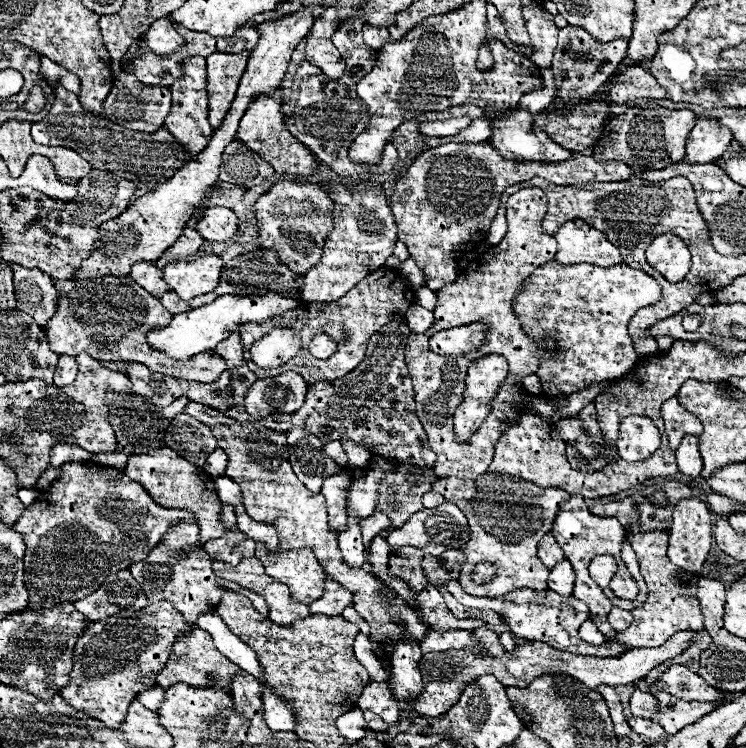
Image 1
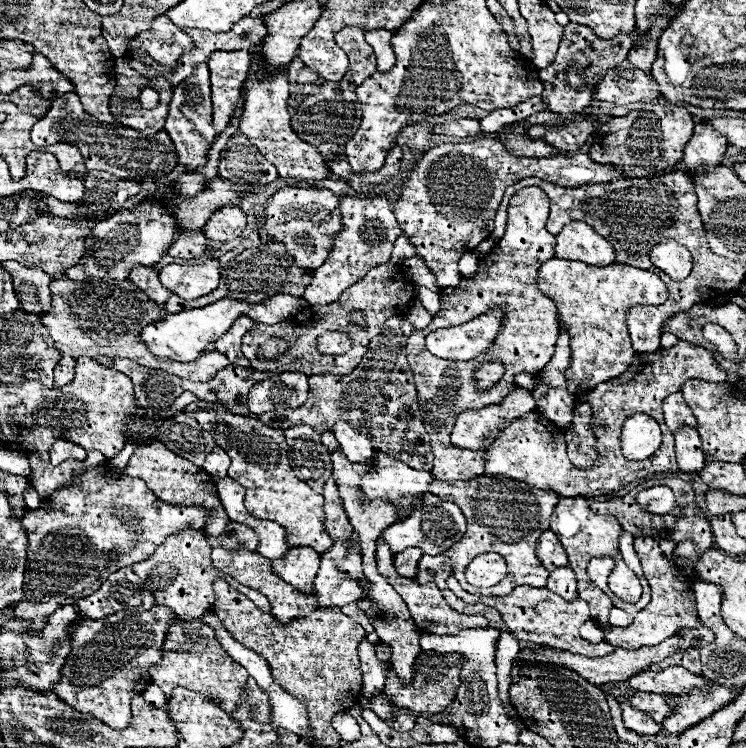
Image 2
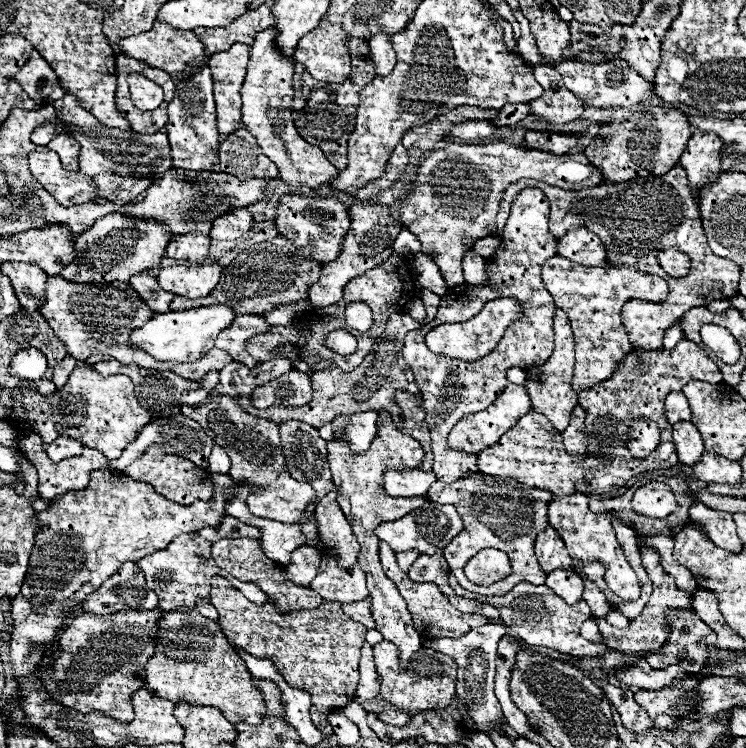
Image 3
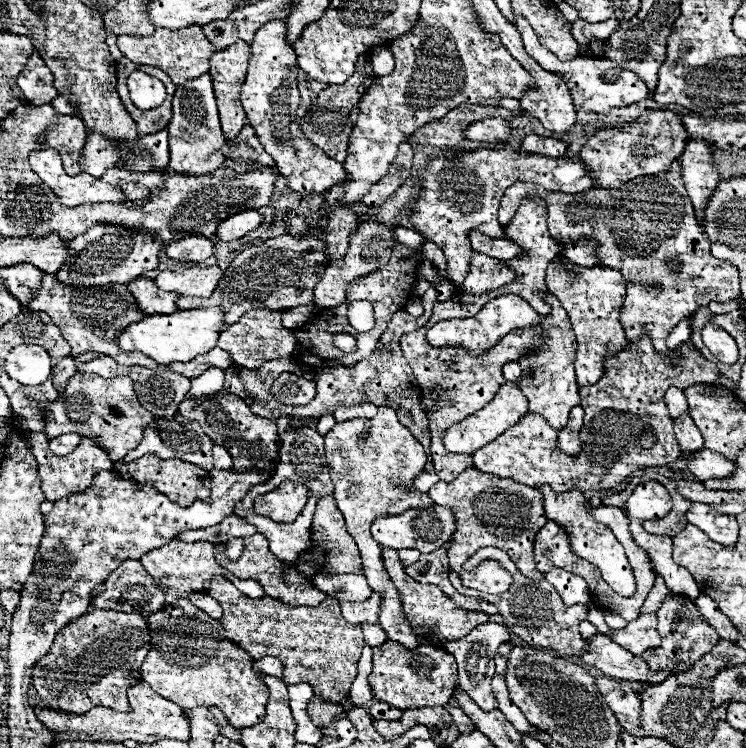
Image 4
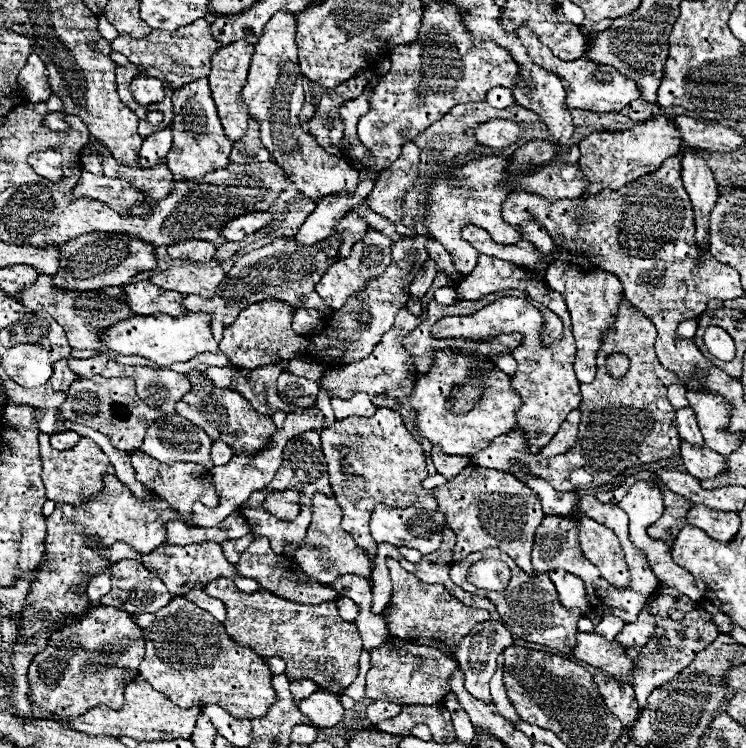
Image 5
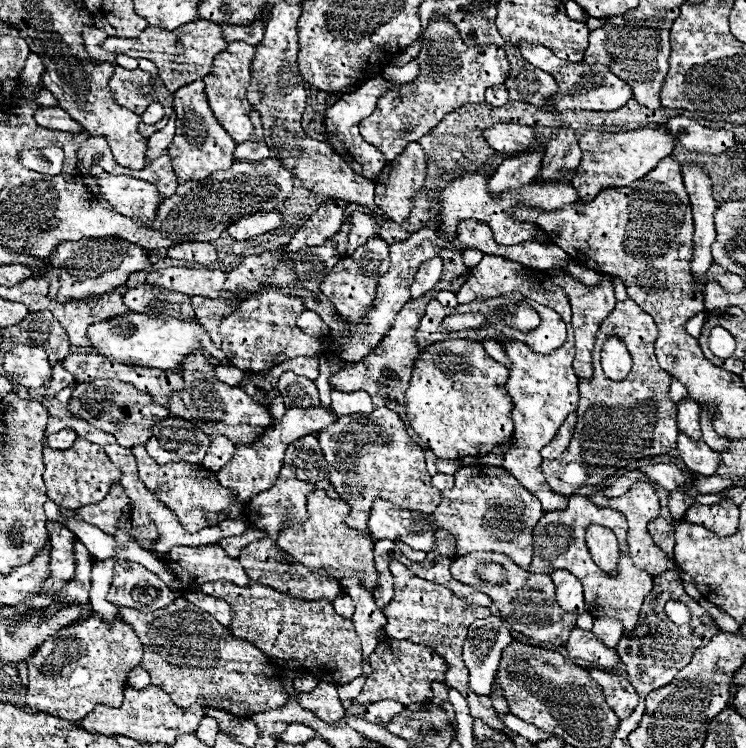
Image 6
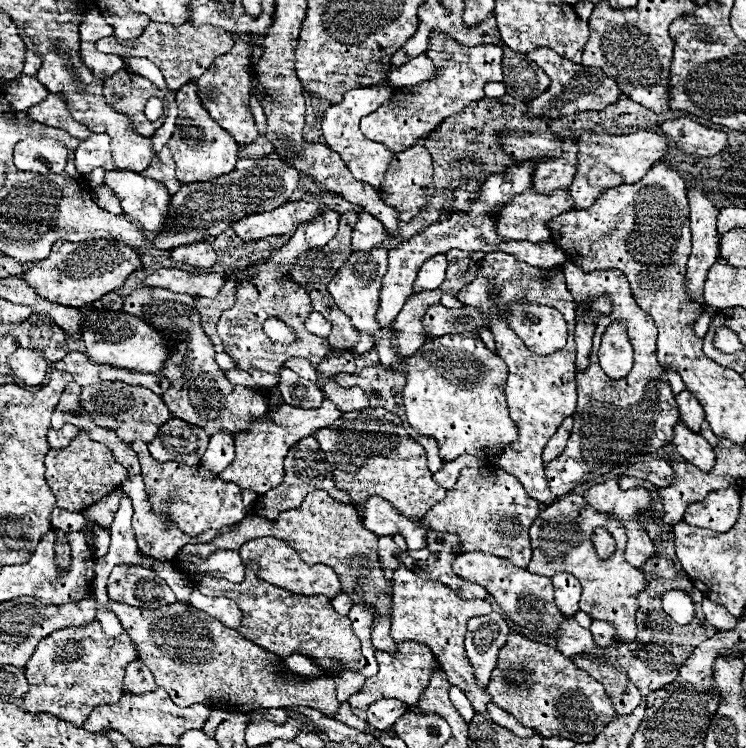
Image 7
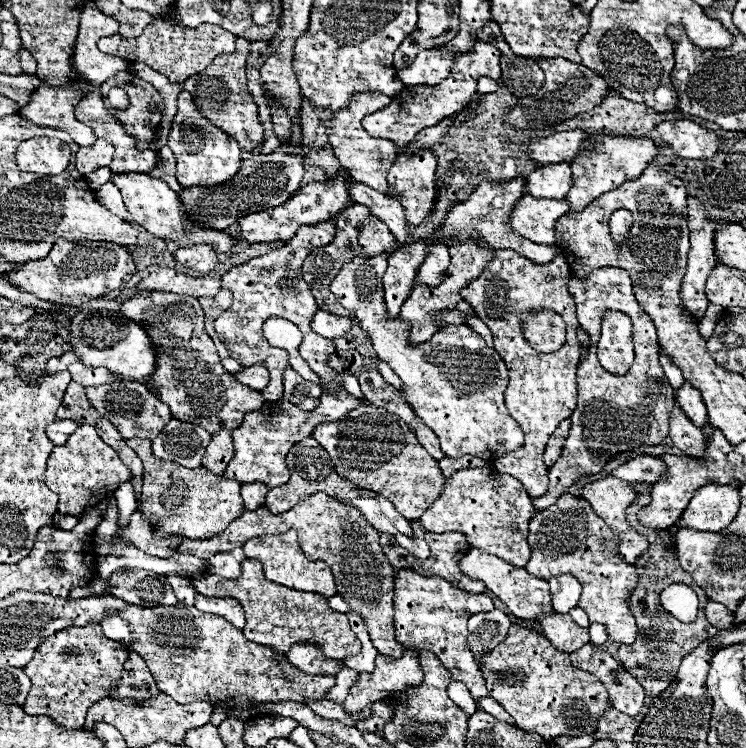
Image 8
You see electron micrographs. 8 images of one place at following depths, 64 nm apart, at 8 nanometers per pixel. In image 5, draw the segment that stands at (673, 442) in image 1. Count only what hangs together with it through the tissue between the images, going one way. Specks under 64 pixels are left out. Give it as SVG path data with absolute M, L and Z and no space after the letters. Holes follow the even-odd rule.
M674 384L674 386L668 388L668 400L670 400L674 412L678 412L678 410L682 410L682 408L688 406L688 400L686 400L684 394L686 394L686 388L680 386L680 384Z

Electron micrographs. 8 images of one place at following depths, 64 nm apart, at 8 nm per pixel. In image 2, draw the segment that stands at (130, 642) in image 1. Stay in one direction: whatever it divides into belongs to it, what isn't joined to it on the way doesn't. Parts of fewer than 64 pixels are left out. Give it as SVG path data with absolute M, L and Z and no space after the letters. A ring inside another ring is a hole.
M154 604L146 612L122 610L112 616L106 616L102 620L90 620L90 618L80 620L72 630L72 640L70 640L72 652L66 658L66 668L62 670L62 680L56 684L54 692L60 696L60 700L70 704L78 712L90 714L114 730L126 728L130 724L130 700L150 684L148 672L154 664L156 666L160 664L166 634L170 630L170 624L174 622L174 618L178 618L178 616L172 612L170 606Z

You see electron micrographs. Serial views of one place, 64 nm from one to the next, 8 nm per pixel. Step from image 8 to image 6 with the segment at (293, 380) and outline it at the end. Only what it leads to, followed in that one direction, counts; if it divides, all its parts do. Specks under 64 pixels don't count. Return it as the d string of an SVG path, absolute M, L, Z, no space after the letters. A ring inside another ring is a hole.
M284 372L278 380L278 388L286 408L310 408L318 406L320 402L316 382L304 376L296 376L294 372Z

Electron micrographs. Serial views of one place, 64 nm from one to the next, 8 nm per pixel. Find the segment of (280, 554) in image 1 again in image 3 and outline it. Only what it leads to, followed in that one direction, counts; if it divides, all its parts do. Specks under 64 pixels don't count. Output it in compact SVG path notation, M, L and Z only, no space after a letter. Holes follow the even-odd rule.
M312 546L296 548L290 562L286 566L282 566L282 572L290 582L306 588L306 586L310 586L310 580L314 580L316 572L318 572L320 556L322 556L322 552L318 548L312 548Z

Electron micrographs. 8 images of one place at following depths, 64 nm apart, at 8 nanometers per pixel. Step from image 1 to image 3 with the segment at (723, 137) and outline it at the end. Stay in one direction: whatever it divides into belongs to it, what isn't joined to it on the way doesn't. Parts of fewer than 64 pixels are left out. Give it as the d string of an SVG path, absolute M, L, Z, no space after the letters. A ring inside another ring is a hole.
M696 130L692 134L692 140L686 144L686 150L680 158L680 166L688 174L690 188L696 200L700 186L714 182L714 176L718 176L722 148L724 142L714 132L700 132L700 130Z

